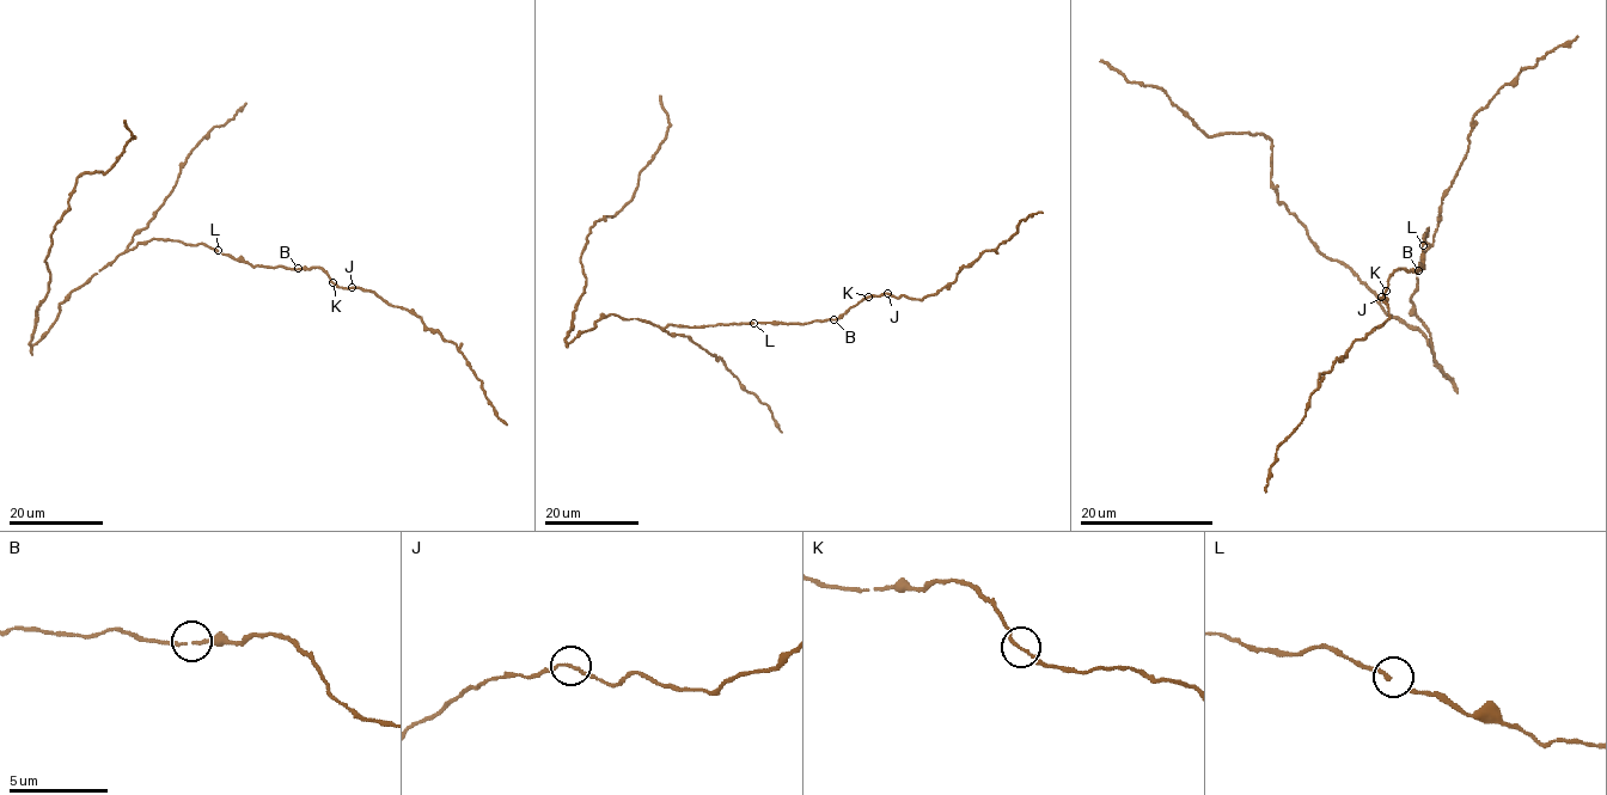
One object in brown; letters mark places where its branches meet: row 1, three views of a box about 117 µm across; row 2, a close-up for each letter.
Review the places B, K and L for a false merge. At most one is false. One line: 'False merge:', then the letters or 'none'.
False merge: none

